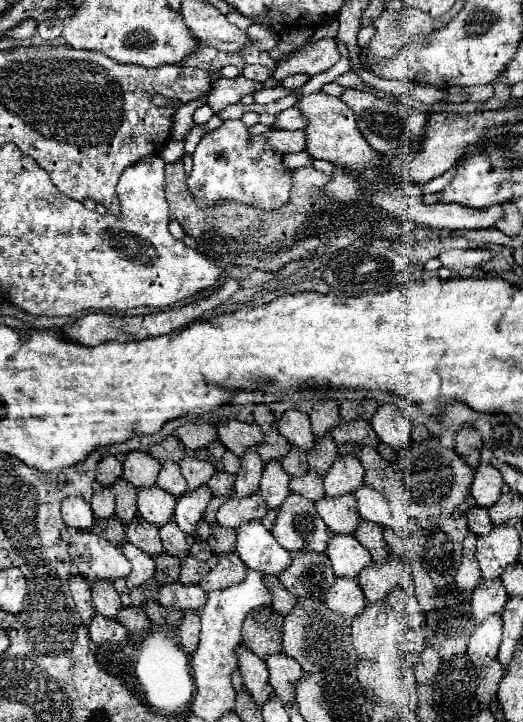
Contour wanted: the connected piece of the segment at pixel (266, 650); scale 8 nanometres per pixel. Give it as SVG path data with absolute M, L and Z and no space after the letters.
M272 606L250 612L242 624L242 644L262 660L266 660L266 656L280 654L282 620L284 618Z

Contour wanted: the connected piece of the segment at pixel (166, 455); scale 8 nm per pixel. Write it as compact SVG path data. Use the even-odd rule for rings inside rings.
M168 436L162 444L150 446L148 454L154 456L160 464L164 464L164 462L176 462L178 464L182 460L182 456L186 456L186 448L178 438Z

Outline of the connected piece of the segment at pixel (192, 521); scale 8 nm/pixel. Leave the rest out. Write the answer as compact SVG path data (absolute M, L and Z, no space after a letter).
M202 486L198 490L190 490L182 498L178 498L174 522L178 524L178 528L182 528L182 532L186 532L186 538L198 536L196 528L198 528L198 522L204 518L210 498L212 498L212 492L208 486Z

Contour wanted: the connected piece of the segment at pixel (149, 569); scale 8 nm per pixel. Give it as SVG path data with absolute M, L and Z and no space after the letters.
M126 542L122 546L122 552L130 560L130 564L132 564L132 574L128 578L116 580L114 588L116 588L118 594L128 594L130 590L142 588L150 578L154 578L156 566L154 566L154 560L150 556L146 556L144 552L140 552L138 548L134 548L130 542Z

